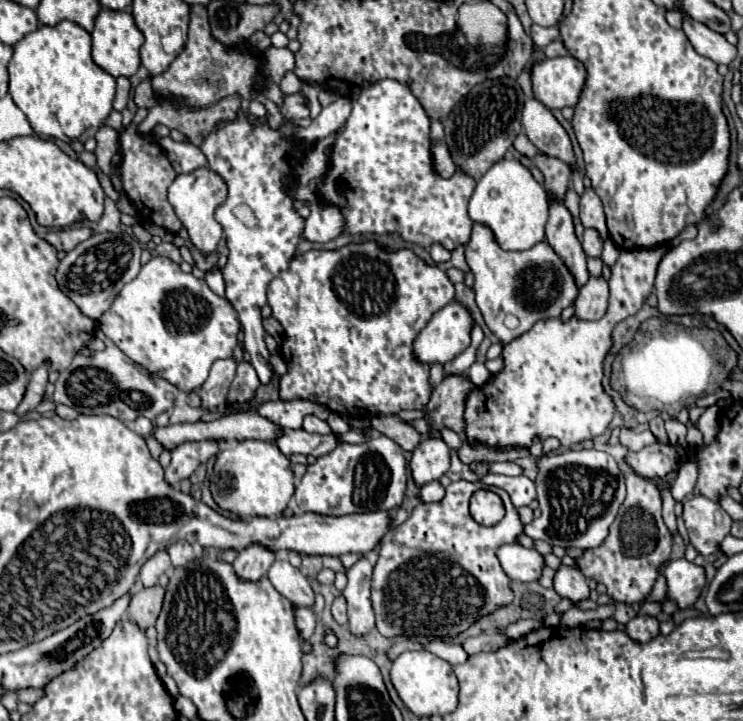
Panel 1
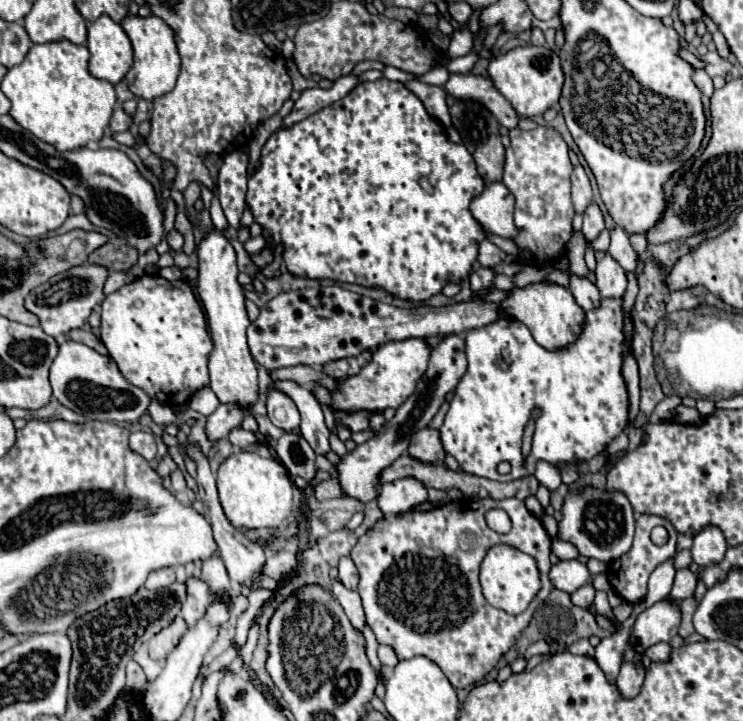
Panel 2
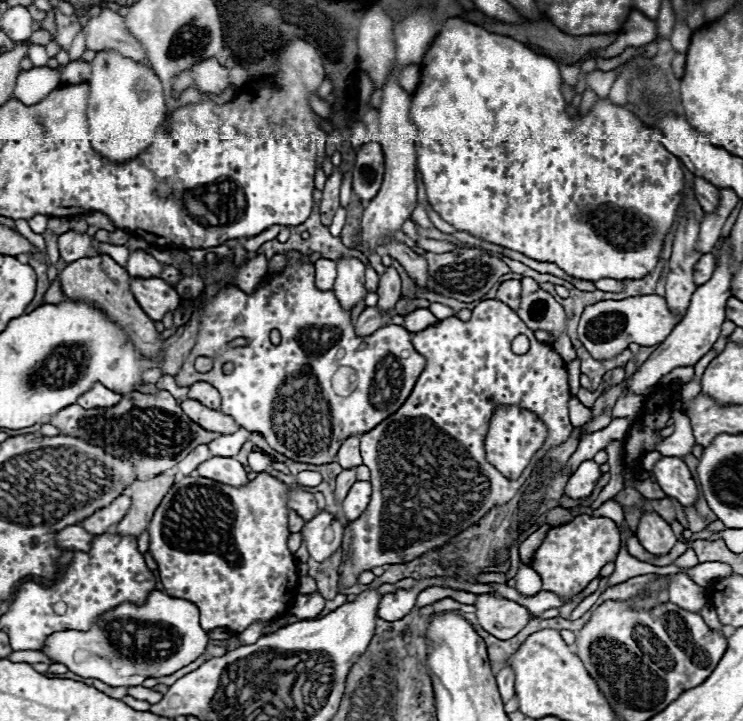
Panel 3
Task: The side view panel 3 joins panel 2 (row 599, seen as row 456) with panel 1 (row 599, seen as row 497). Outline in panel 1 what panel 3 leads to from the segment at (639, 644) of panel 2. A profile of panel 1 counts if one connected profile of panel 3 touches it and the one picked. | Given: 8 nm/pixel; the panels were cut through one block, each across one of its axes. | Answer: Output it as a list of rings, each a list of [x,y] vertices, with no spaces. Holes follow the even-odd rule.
[[[684,558],[670,562],[664,570],[664,578],[668,584],[666,596],[668,600],[676,602],[680,610],[692,608],[706,584],[704,570]]]

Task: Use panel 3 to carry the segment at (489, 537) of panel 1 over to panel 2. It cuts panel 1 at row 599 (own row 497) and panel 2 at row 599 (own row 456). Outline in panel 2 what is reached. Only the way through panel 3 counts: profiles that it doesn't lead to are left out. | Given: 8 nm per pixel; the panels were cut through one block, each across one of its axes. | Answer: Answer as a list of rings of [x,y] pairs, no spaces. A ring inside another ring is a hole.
[[[482,498],[482,500],[458,500],[444,504],[440,508],[432,508],[426,512],[412,510],[400,518],[386,516],[378,520],[354,546],[352,550],[352,560],[360,572],[360,586],[358,592],[364,602],[364,612],[366,612],[366,622],[372,626],[378,644],[388,644],[396,650],[400,660],[414,658],[414,656],[426,656],[432,662],[440,666],[440,670],[446,674],[450,684],[454,688],[466,688],[476,684],[480,678],[484,678],[500,660],[500,656],[516,642],[516,638],[522,634],[524,626],[528,626],[536,606],[550,594],[552,584],[548,578],[548,566],[550,562],[550,546],[552,540],[546,534],[540,518],[530,514],[524,506],[522,500],[518,498],[504,498],[504,500],[494,500],[494,498]],[[490,508],[502,508],[508,512],[512,520],[512,530],[508,534],[496,534],[486,526],[484,514]],[[498,544],[508,544],[512,548],[522,550],[524,554],[532,556],[538,564],[540,570],[540,582],[542,588],[532,600],[530,608],[524,610],[518,616],[512,616],[504,610],[492,608],[480,588],[478,582],[478,572],[480,572],[480,562],[486,556],[486,550]]]

